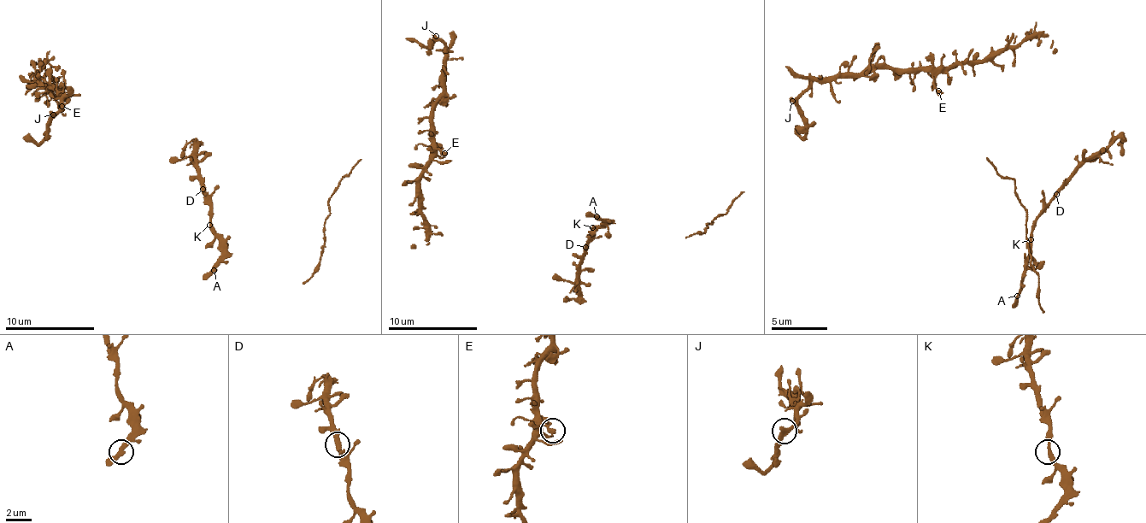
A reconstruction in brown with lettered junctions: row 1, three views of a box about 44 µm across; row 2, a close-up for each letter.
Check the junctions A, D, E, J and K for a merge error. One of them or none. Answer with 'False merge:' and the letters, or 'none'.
False merge: none

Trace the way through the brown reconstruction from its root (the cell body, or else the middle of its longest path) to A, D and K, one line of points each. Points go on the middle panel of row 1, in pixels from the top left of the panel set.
A: (552, 276), (567, 281), (576, 276), (588, 238), (594, 227), (603, 222), (596, 216)
D: (552, 276), (572, 281), (576, 276), (576, 267), (581, 263), (585, 247)
K: (552, 276), (561, 276), (567, 281), (576, 276), (576, 267), (581, 263), (592, 227)

